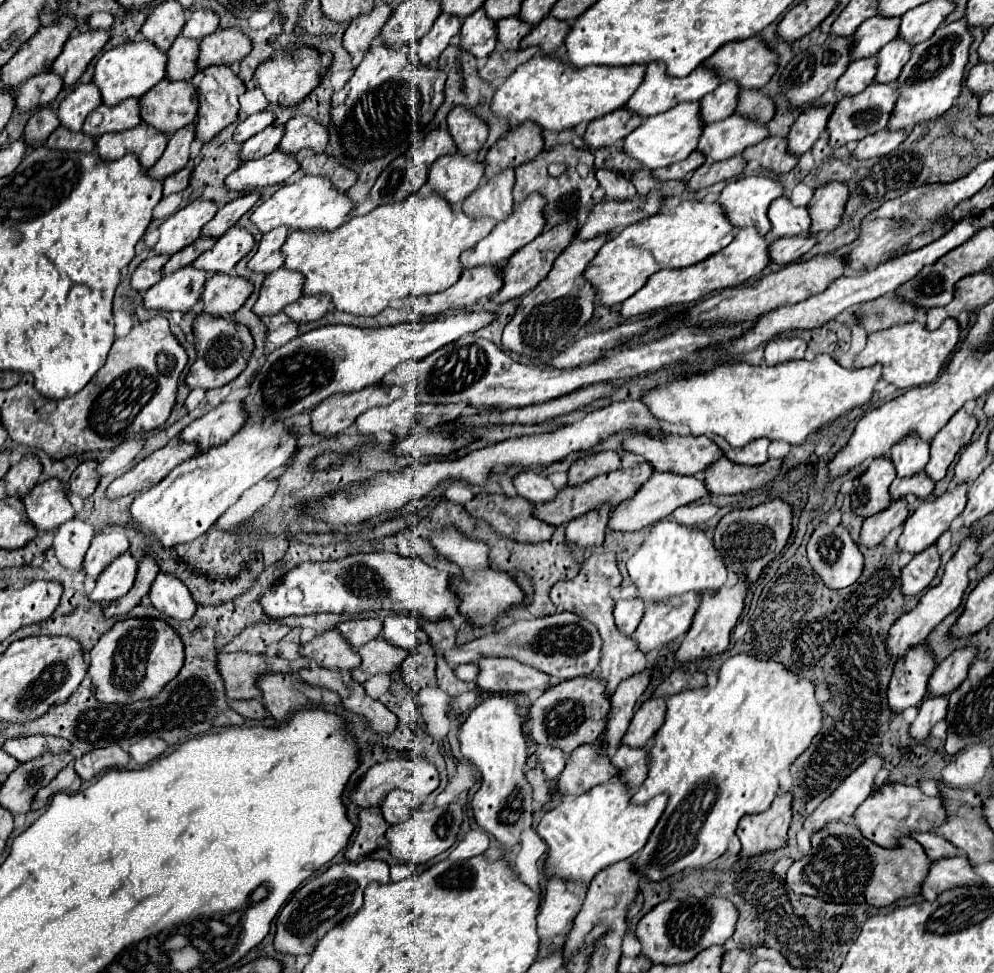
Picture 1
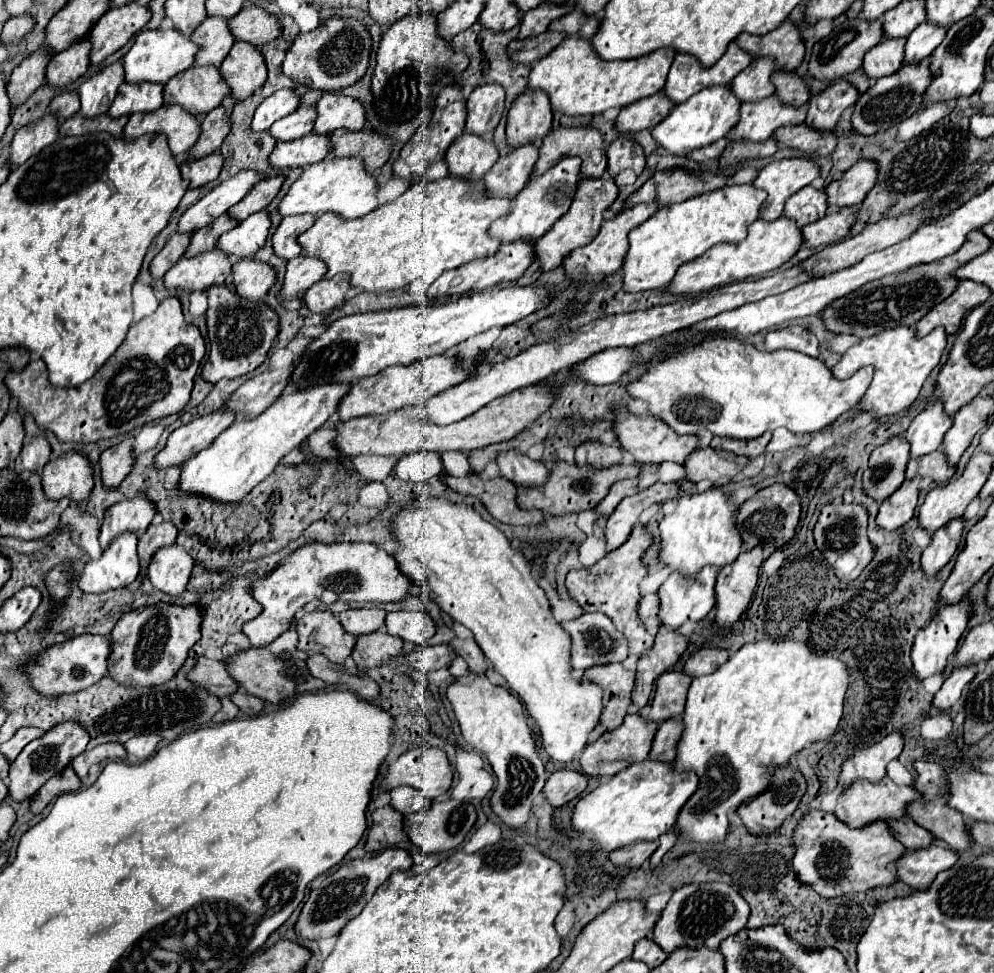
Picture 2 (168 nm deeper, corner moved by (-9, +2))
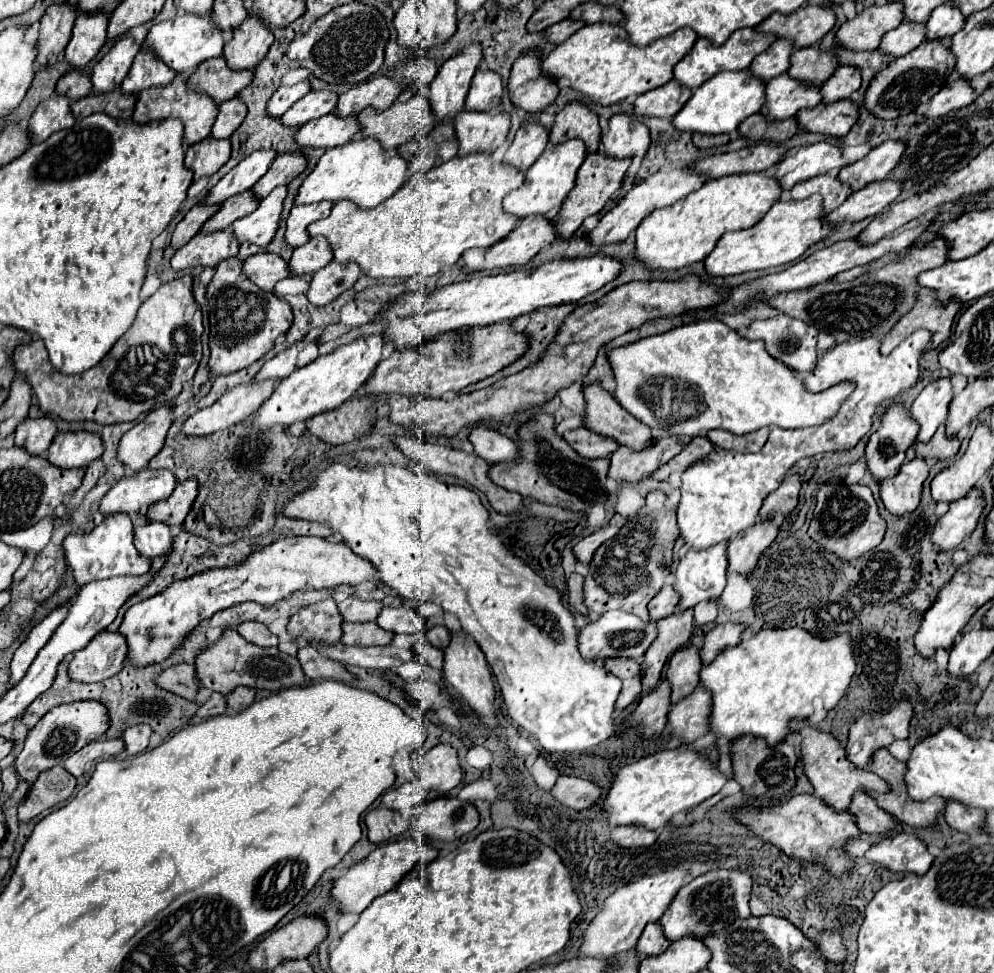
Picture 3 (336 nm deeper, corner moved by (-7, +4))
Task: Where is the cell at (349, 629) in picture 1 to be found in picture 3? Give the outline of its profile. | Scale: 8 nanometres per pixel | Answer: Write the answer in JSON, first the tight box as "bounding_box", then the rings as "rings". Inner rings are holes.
{"bounding_box":[337,598,383,622],"rings":[[[345,598],[337,604],[343,620],[347,622],[375,622],[383,604],[381,602],[363,602],[357,598]]]}

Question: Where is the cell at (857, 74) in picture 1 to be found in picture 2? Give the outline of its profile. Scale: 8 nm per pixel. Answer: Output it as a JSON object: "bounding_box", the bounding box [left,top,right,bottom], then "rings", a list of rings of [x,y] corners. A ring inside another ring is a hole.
{"bounding_box":[863,38,905,82],"rings":[[[885,38],[881,44],[873,46],[865,54],[863,70],[869,76],[871,82],[877,78],[895,74],[895,70],[901,68],[905,56],[905,38]]]}

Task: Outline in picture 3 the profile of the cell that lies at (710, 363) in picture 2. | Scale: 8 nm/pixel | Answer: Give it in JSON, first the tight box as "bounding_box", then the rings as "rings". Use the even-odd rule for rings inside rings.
{"bounding_box":[609,320,855,434],"rings":[[[697,320],[683,324],[665,334],[643,338],[639,342],[615,348],[609,352],[609,362],[613,366],[617,390],[617,402],[633,414],[643,424],[655,430],[667,430],[673,434],[689,434],[721,428],[733,434],[749,434],[763,426],[779,428],[807,428],[819,426],[833,418],[841,404],[849,398],[855,384],[845,380],[827,388],[823,392],[809,392],[803,386],[803,378],[797,372],[791,372],[789,366],[773,358],[761,340],[741,338],[735,330],[725,326],[719,320]]]}

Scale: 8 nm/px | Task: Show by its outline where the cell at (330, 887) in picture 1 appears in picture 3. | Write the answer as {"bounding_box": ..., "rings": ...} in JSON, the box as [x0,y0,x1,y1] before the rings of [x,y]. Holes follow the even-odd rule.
{"bounding_box":[329,840,437,914],"rings":[[[397,840],[397,842],[377,846],[369,854],[369,858],[355,862],[341,878],[333,882],[329,898],[333,904],[339,906],[341,914],[347,914],[347,912],[361,914],[379,894],[385,894],[387,890],[391,890],[409,870],[413,870],[415,866],[429,864],[431,860],[435,860],[435,856],[437,856],[437,850],[433,846],[415,842],[415,840]]]}

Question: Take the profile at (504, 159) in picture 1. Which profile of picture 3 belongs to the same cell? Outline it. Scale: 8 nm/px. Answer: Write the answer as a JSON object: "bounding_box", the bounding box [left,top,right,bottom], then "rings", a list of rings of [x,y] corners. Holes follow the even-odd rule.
{"bounding_box":[507,52,559,112],"rings":[[[527,52],[513,64],[507,88],[513,106],[525,112],[543,112],[559,94],[553,80],[539,76],[539,56],[535,52]]]}

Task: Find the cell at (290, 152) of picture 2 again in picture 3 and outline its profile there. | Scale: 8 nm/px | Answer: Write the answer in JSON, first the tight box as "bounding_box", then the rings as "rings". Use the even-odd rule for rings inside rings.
{"bounding_box":[295,116,359,148],"rings":[[[323,116],[319,120],[311,120],[307,124],[303,124],[301,128],[297,128],[295,132],[295,142],[301,148],[337,148],[339,144],[347,144],[351,142],[357,134],[359,134],[359,124],[355,120],[355,116],[349,118],[337,118],[337,116]]]}

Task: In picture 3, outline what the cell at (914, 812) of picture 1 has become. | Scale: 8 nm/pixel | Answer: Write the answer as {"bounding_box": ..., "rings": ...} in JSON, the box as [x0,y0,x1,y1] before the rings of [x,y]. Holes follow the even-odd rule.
{"bounding_box":[795,724,891,812],"rings":[[[795,724],[795,732],[801,734],[799,754],[801,754],[803,762],[805,762],[805,774],[811,780],[813,788],[815,788],[815,796],[819,796],[833,810],[847,812],[855,792],[863,792],[863,794],[891,792],[889,782],[881,780],[877,774],[873,774],[869,770],[861,770],[855,764],[851,764],[845,758],[845,750],[839,746],[839,742],[831,734],[821,732],[821,730],[817,730],[817,728],[809,726],[809,724]]]}

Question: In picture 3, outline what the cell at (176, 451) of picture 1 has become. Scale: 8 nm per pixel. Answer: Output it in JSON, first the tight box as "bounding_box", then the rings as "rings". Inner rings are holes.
{"bounding_box":[183,380,275,436],"rings":[[[275,380],[269,382],[249,382],[243,386],[235,386],[233,390],[225,392],[213,406],[203,408],[189,416],[183,424],[185,436],[209,436],[217,430],[229,428],[239,424],[267,400],[273,392]]]}

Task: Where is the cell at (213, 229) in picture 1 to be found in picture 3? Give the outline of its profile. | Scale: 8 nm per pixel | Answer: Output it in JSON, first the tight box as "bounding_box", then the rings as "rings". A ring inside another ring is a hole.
{"bounding_box":[251,154,307,200],"rings":[[[287,154],[287,156],[277,156],[267,170],[267,174],[251,188],[253,196],[257,200],[263,200],[269,196],[269,192],[277,186],[289,184],[293,178],[297,178],[307,166],[307,160],[301,154]]]}

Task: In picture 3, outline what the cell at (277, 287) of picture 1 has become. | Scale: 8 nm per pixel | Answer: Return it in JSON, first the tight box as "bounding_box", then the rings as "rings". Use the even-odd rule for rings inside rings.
{"bounding_box":[289,238,333,276],"rings":[[[311,238],[305,246],[299,246],[293,250],[293,256],[289,260],[289,270],[291,274],[297,274],[297,276],[315,274],[331,260],[333,256],[331,256],[331,248],[327,248],[327,240]]]}

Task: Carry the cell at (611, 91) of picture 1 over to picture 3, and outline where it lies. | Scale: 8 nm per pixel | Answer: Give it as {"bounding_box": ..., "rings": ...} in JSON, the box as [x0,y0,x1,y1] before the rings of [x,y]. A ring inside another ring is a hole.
{"bounding_box":[541,24,697,106],"rings":[[[587,24],[543,60],[541,74],[547,74],[547,78],[555,82],[567,80],[569,88],[583,94],[593,104],[609,106],[627,96],[645,94],[647,90],[667,84],[673,78],[673,66],[693,48],[695,40],[697,36],[691,28],[681,28],[667,36],[667,40],[657,40],[647,48],[631,48],[627,44],[627,32],[623,32],[621,26]]]}

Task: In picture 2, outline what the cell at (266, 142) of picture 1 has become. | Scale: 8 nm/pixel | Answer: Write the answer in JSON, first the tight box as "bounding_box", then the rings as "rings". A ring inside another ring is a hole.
{"bounding_box":[271,106,317,142],"rings":[[[299,106],[295,112],[289,116],[273,122],[271,126],[271,136],[277,138],[279,142],[287,140],[297,140],[313,130],[313,122],[317,118],[315,106]]]}

